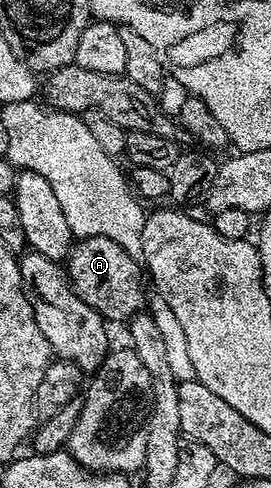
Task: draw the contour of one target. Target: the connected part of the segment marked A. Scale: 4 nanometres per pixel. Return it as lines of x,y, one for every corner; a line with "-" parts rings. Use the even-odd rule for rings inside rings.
85,236
78,239
67,257
67,271
75,294
79,294
79,298
83,298
83,302
87,302
87,306
95,309
106,322
127,322
146,307
147,280
138,257
127,254
127,250
111,238

